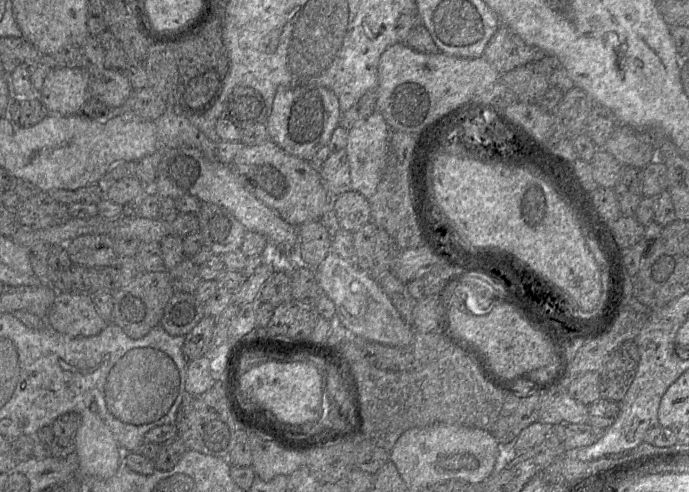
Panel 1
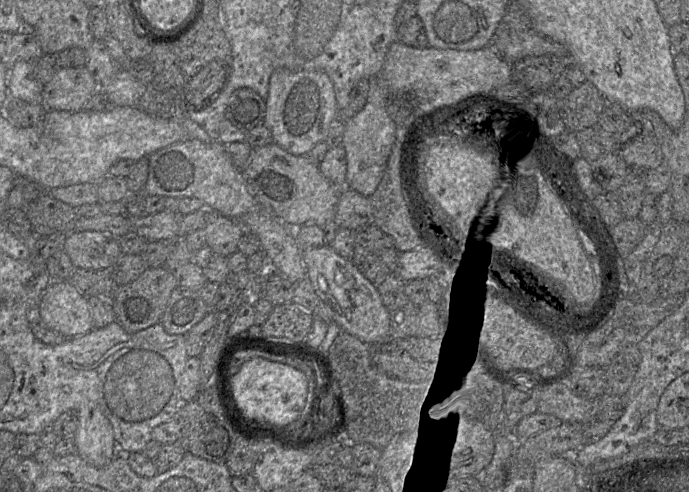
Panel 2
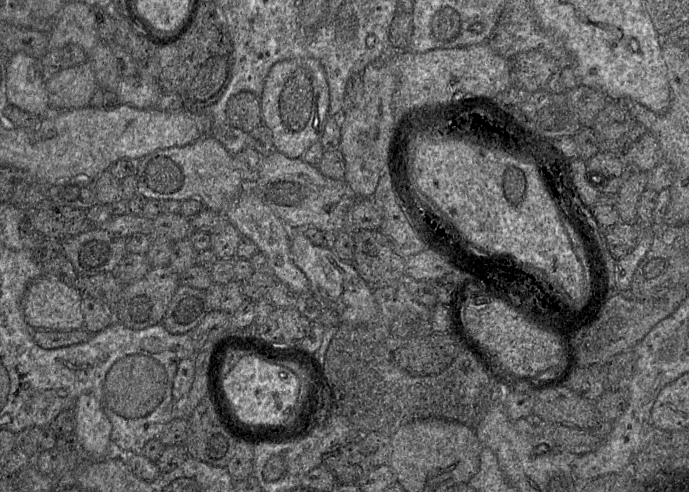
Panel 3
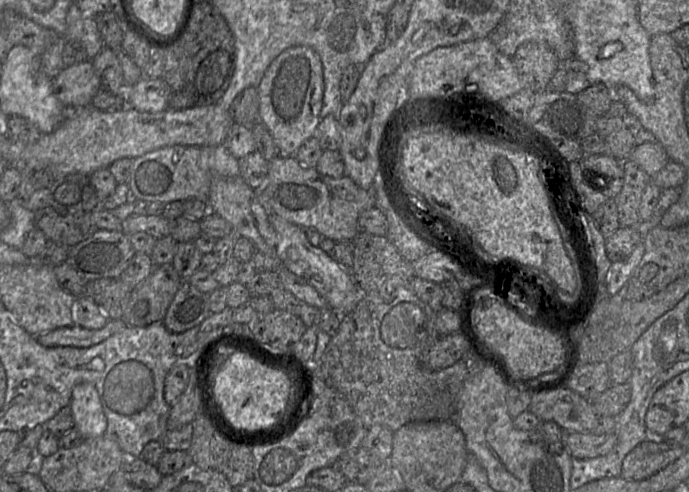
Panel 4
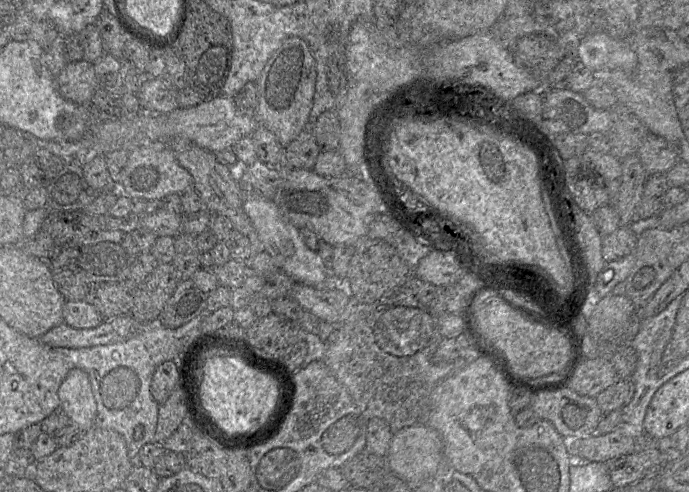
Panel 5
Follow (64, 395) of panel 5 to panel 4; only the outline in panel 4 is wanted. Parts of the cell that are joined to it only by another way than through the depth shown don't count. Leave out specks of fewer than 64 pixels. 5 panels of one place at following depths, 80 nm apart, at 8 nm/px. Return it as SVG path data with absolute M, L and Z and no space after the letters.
M80 383L74 386L69 407L74 420L74 428L83 439L104 435L107 419L97 390L92 384Z

